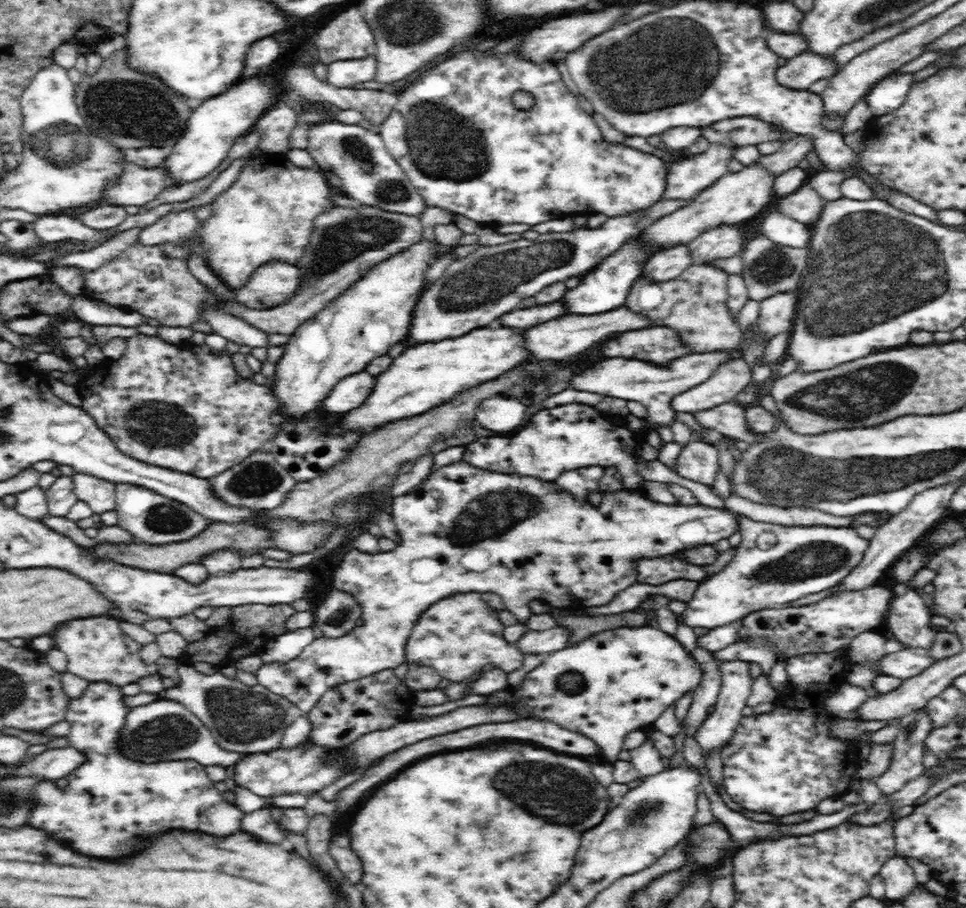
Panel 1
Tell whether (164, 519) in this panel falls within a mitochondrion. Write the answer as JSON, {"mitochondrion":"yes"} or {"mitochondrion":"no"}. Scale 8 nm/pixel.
{"mitochondrion":"yes"}

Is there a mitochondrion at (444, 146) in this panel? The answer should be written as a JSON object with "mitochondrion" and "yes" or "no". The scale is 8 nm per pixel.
{"mitochondrion":"yes"}

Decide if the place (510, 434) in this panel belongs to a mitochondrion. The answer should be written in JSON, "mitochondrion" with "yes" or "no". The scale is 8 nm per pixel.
{"mitochondrion":"no"}

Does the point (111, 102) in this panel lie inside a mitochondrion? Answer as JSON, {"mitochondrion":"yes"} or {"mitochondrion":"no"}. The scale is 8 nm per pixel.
{"mitochondrion":"yes"}

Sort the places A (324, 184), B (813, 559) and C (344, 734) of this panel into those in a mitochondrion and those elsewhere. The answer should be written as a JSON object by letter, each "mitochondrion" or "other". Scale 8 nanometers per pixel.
{"A":"other","B":"mitochondrion","C":"other"}

